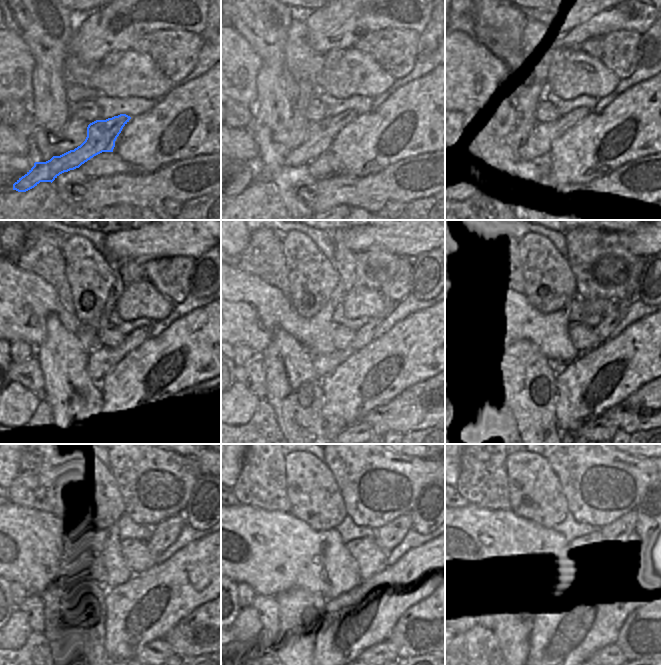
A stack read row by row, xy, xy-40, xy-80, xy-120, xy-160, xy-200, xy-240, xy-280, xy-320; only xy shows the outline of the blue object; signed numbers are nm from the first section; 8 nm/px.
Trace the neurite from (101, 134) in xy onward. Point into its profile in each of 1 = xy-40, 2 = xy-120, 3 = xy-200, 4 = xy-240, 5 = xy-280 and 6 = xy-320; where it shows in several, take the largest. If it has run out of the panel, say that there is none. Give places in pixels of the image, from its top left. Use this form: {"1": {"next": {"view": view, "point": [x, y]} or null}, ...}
{"1": {"next": {"view": "xy-40", "point": [320, 136]}}, "2": {"next": {"view": "xy-120", "point": [101, 360]}}, "3": {"next": {"view": "xy-200", "point": [613, 315]}}, "4": {"next": {"view": "xy-240", "point": [166, 532]}}, "5": {"next": {"view": "xy-280", "point": [388, 536]}}, "6": {"next": {"view": "xy-320", "point": [617, 531]}}}

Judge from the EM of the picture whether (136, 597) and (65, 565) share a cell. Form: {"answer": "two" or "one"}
{"answer": "two"}

